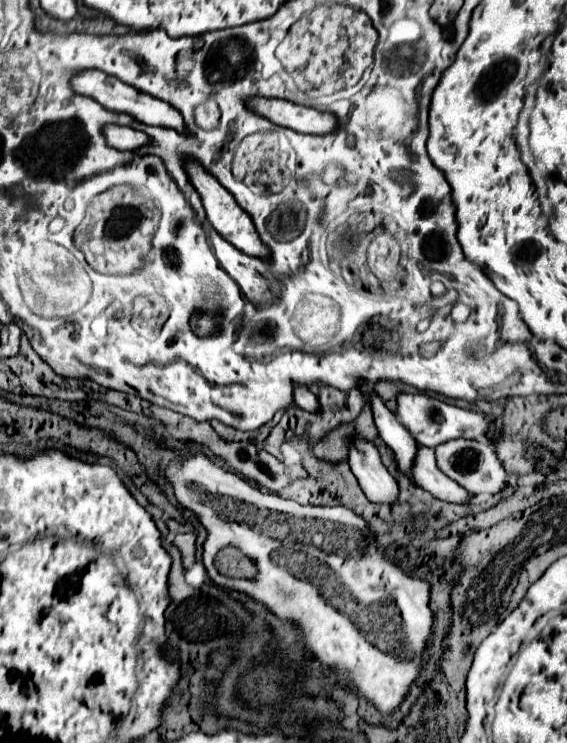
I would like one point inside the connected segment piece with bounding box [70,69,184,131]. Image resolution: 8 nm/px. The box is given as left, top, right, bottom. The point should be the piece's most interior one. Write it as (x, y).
(111, 92)

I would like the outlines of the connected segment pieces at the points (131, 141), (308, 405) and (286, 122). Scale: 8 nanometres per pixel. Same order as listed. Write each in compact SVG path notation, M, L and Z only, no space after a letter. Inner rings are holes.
M116 123L104 125L102 133L104 133L106 143L114 149L120 149L120 151L134 151L134 149L142 147L144 143L148 143L148 137L144 133L140 133L132 127L120 127Z
M298 387L298 389L296 389L294 403L296 403L300 409L310 411L310 413L318 413L318 411L320 411L320 401L318 401L318 397L312 395L306 387Z
M250 97L246 101L246 107L260 117L266 117L280 127L290 127L298 133L324 135L324 133L330 133L336 129L334 115L320 113L316 109L310 109L310 107L302 107L302 105L290 103L286 99Z

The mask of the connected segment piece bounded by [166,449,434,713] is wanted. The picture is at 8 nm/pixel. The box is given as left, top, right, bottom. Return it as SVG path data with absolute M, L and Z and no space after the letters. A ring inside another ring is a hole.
M182 449L182 457L186 459L166 465L166 477L170 479L180 505L192 509L208 531L208 539L204 543L204 565L208 575L212 575L212 579L216 579L222 587L252 595L272 613L300 621L304 647L328 667L338 669L338 675L346 677L360 697L374 701L382 713L392 713L408 693L412 681L418 677L426 639L432 631L434 617L428 607L428 595L424 595L424 581L406 575L400 567L388 561L378 549L364 519L352 509L340 505L304 507L292 499L282 499L254 489L240 477L212 463L200 451ZM226 547L236 547L242 555L254 561L256 575L252 579L226 577L218 573L214 559L216 553Z

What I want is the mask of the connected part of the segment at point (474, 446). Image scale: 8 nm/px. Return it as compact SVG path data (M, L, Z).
M454 439L452 443L442 443L436 447L436 461L438 467L456 483L460 483L472 495L498 495L510 487L508 471L504 469L502 461L498 459L494 445L480 443L480 441L466 441Z

